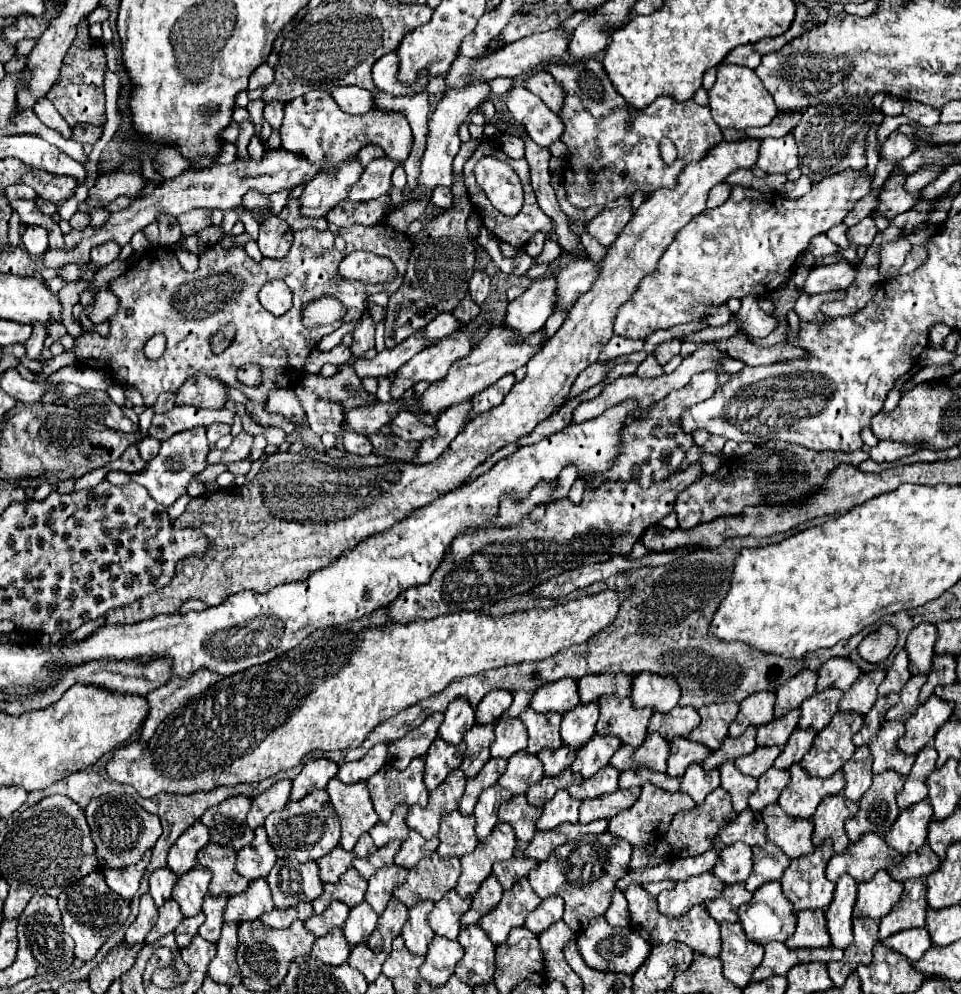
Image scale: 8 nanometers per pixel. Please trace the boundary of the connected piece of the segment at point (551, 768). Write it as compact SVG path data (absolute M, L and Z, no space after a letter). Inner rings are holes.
M559 747L559 749L543 749L537 753L539 759L543 761L545 767L545 775L555 777L557 773L561 773L563 769L567 769L573 763L575 757L575 749L571 747Z

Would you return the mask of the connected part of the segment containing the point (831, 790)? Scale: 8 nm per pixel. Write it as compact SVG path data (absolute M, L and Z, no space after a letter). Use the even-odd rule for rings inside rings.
M795 763L789 773L791 781L779 795L779 805L785 809L785 813L801 819L811 819L817 805L825 797L837 795L845 785L841 771L827 779L815 779L801 767L801 763Z

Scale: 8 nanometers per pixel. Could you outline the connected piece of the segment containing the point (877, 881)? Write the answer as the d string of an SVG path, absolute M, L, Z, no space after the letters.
M877 871L869 881L859 883L857 903L853 909L853 917L871 917L881 919L889 913L891 905L901 897L903 883L893 881L887 871Z

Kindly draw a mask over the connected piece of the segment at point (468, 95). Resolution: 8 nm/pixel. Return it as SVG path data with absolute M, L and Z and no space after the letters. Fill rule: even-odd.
M477 81L477 85L473 85L473 89L457 89L457 93L449 93L449 97L443 97L439 103L437 103L437 109L435 113L429 117L429 131L427 131L427 145L425 145L425 153L423 153L423 161L421 161L421 177L419 177L419 187L417 191L411 195L411 197L405 197L403 191L399 189L391 189L393 193L393 209L399 205L399 203L407 203L407 201L413 201L413 199L419 199L421 197L421 191L423 189L429 189L429 193L437 187L437 185L451 185L451 179L453 179L453 159L459 151L459 125L465 121L465 117L485 99L489 99L491 95L491 89L489 89L489 83L485 81Z

